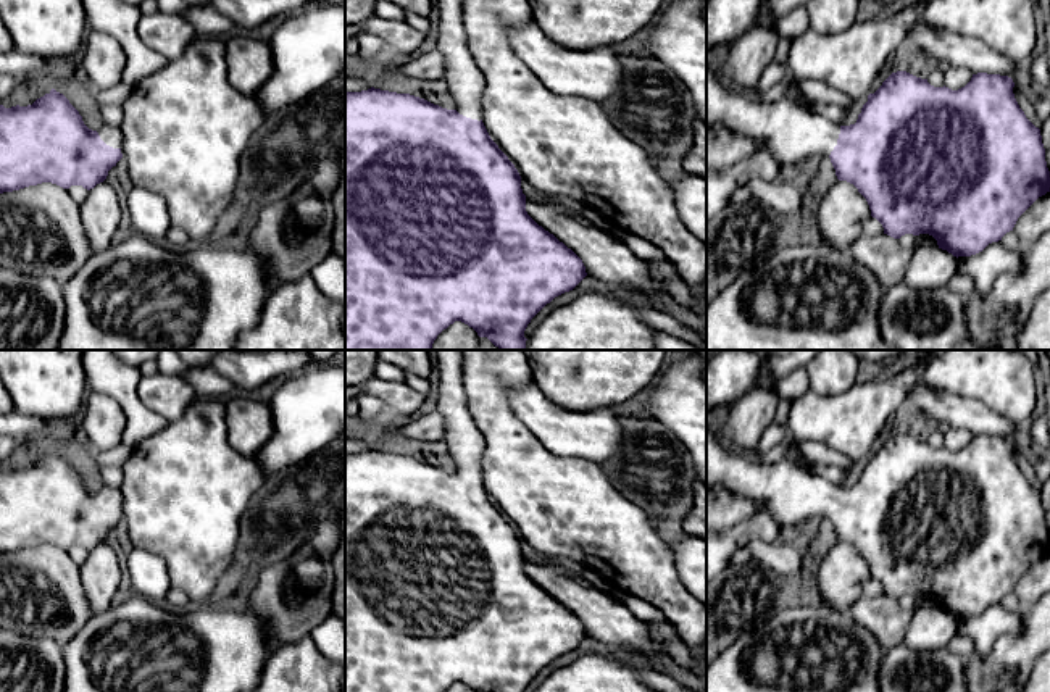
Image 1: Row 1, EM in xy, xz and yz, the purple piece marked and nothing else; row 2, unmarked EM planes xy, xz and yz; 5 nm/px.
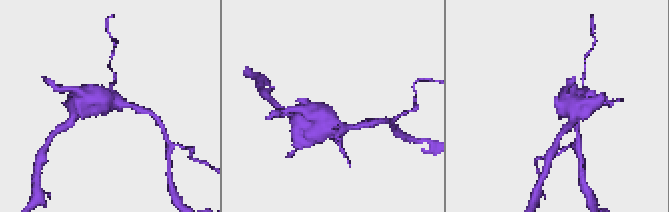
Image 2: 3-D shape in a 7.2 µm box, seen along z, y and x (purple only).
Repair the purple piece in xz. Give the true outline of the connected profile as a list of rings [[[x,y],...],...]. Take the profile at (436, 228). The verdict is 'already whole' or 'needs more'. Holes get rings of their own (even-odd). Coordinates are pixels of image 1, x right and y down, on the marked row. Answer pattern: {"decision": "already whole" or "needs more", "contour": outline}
{"decision": "needs more", "contour": [[[463,0],[435,2],[440,13],[435,48],[445,61],[444,79],[448,84],[455,108],[447,110],[410,94],[374,87],[345,92],[345,350],[432,350],[437,336],[455,321],[468,324],[479,337],[487,337],[500,350],[526,350],[524,331],[531,319],[555,297],[573,290],[587,276],[582,260],[527,215],[521,176],[490,139],[482,123],[485,81],[468,47]]]}

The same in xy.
{"decision": "needs more", "contour": [[[52,89],[27,106],[0,105],[0,194],[42,182],[90,190],[123,158],[119,127],[89,129]]]}

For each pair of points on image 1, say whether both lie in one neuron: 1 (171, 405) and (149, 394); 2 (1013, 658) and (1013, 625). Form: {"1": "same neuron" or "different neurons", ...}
{"1": "same neuron", "2": "different neurons"}

